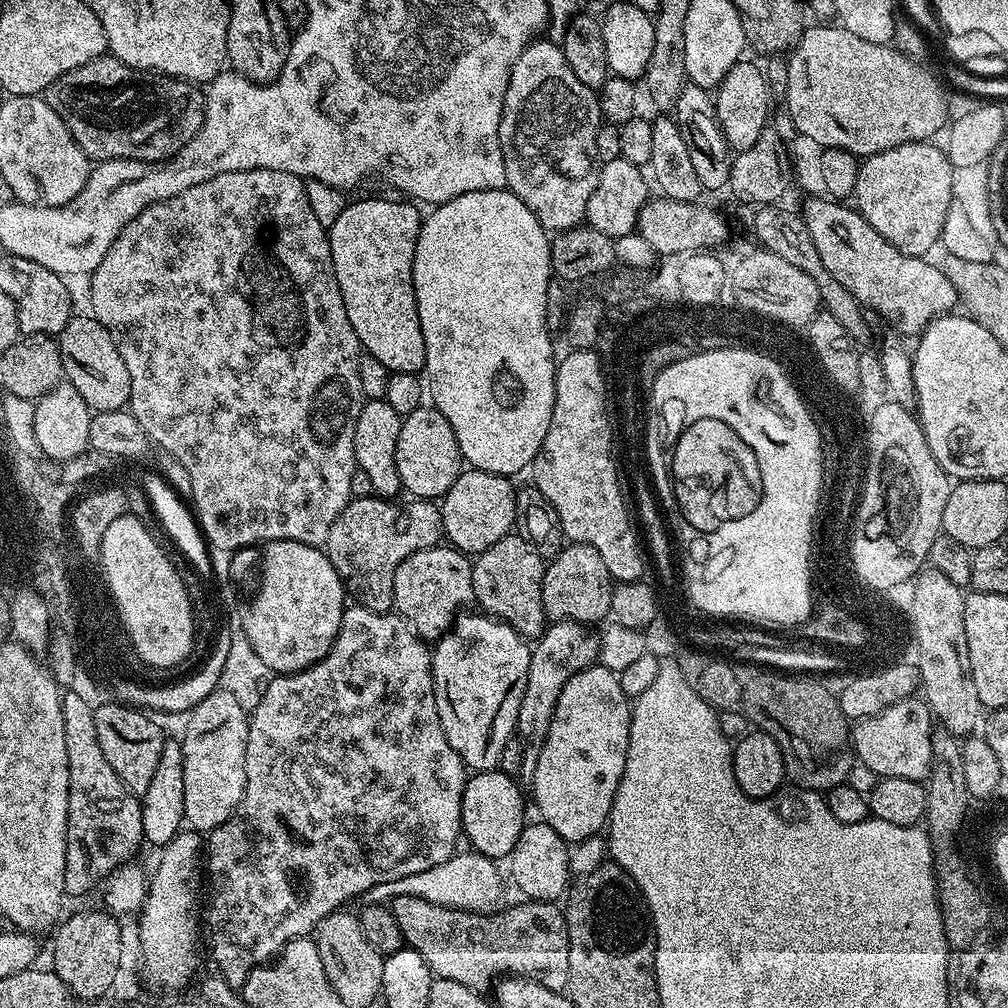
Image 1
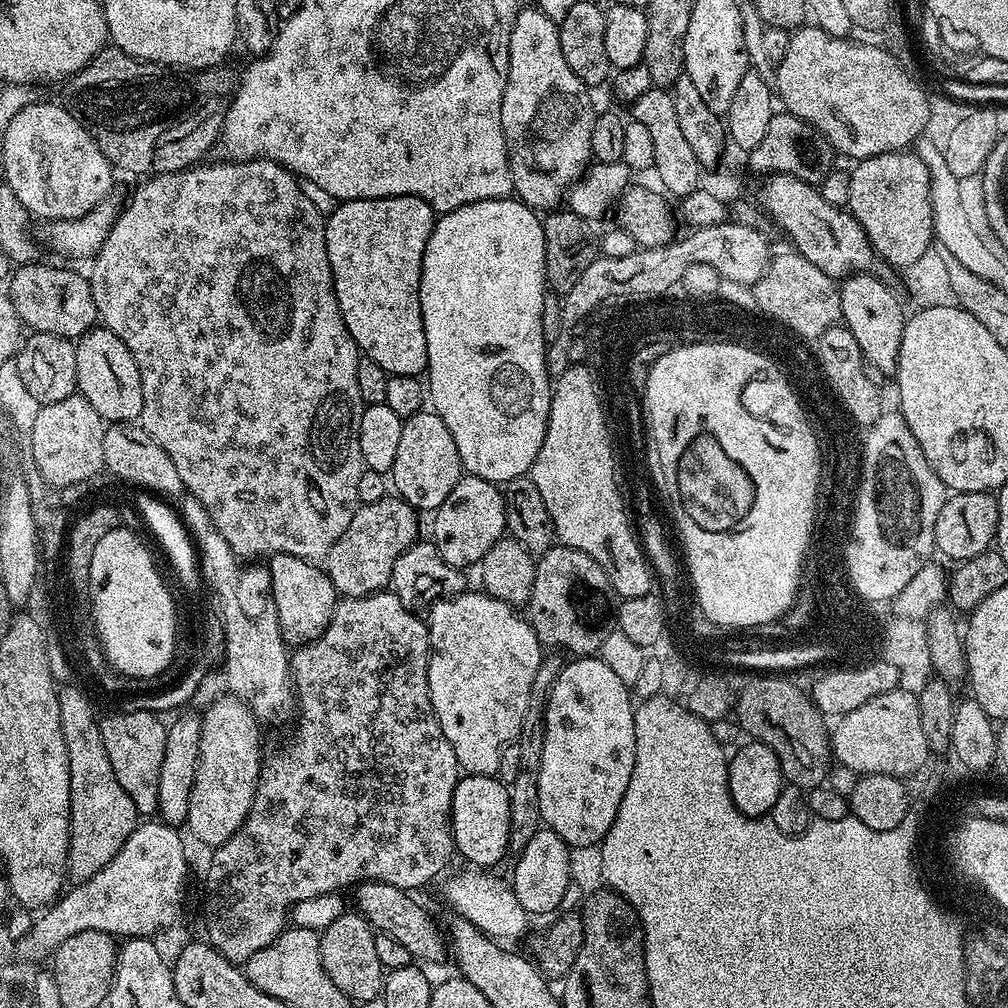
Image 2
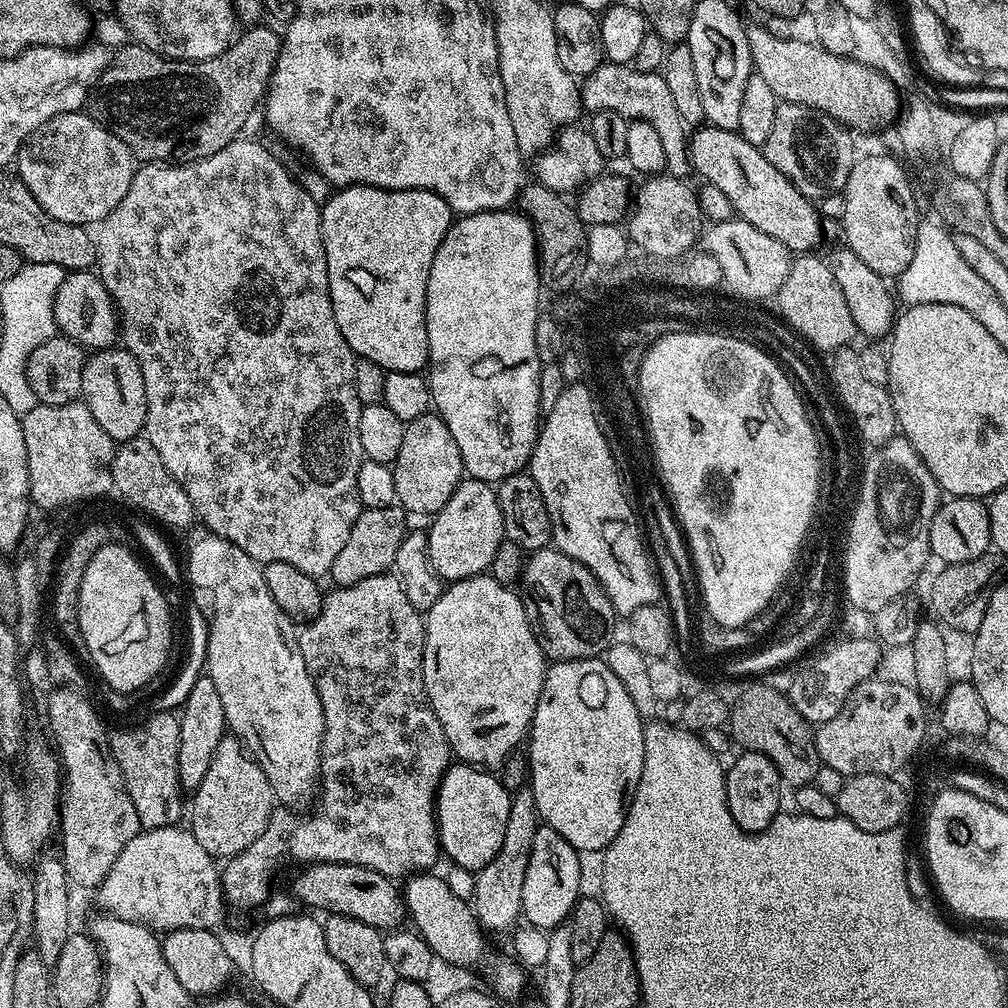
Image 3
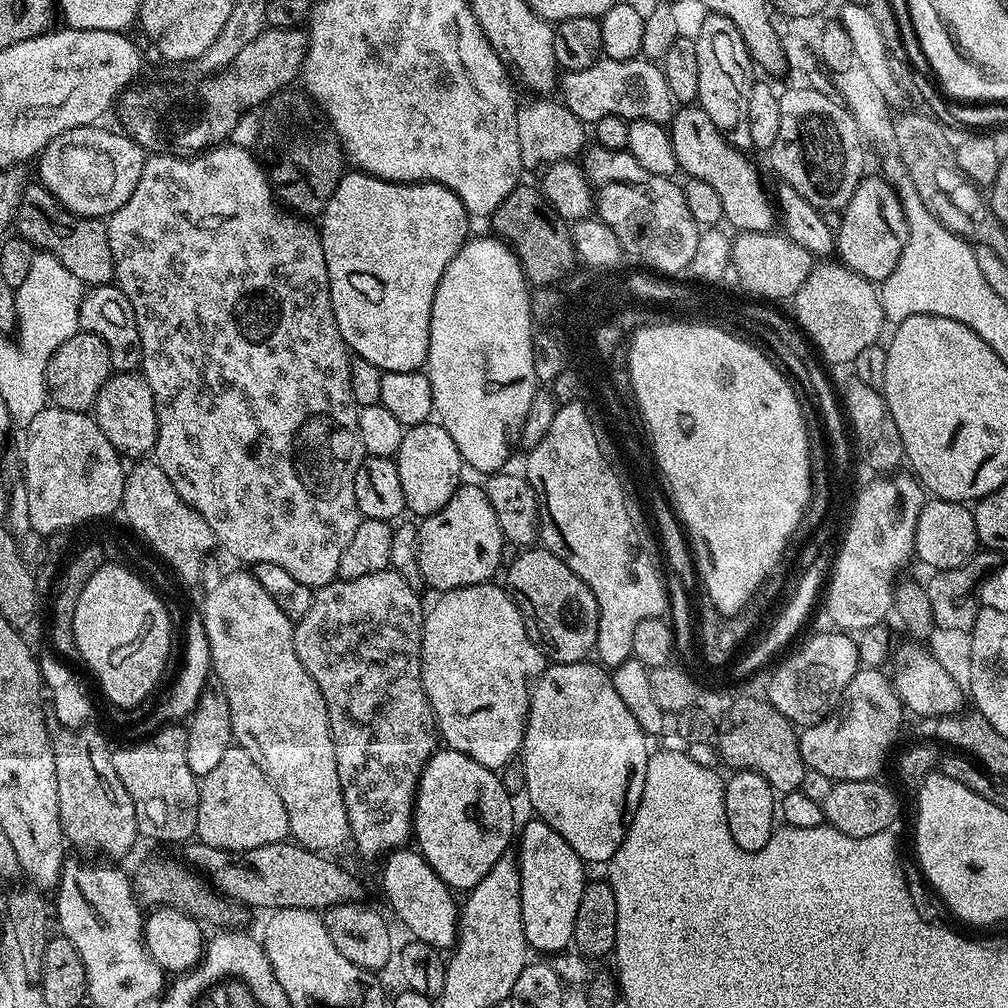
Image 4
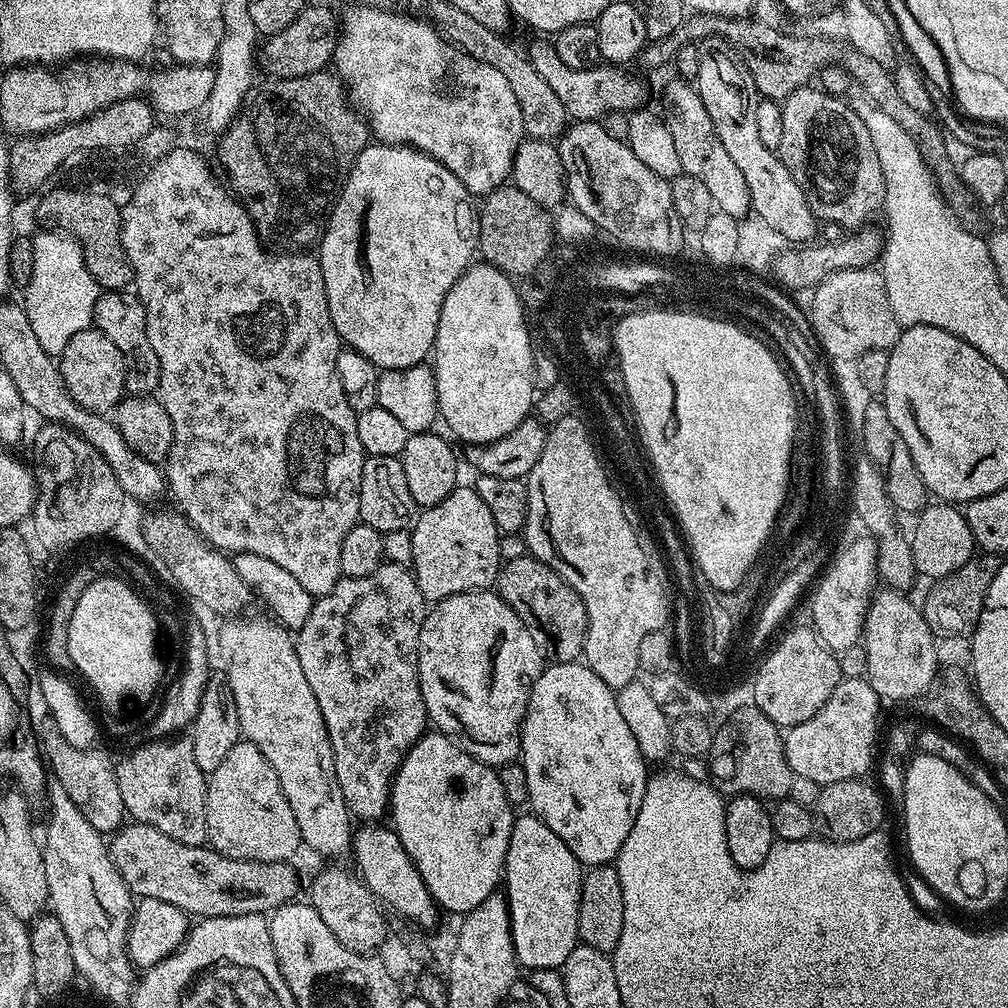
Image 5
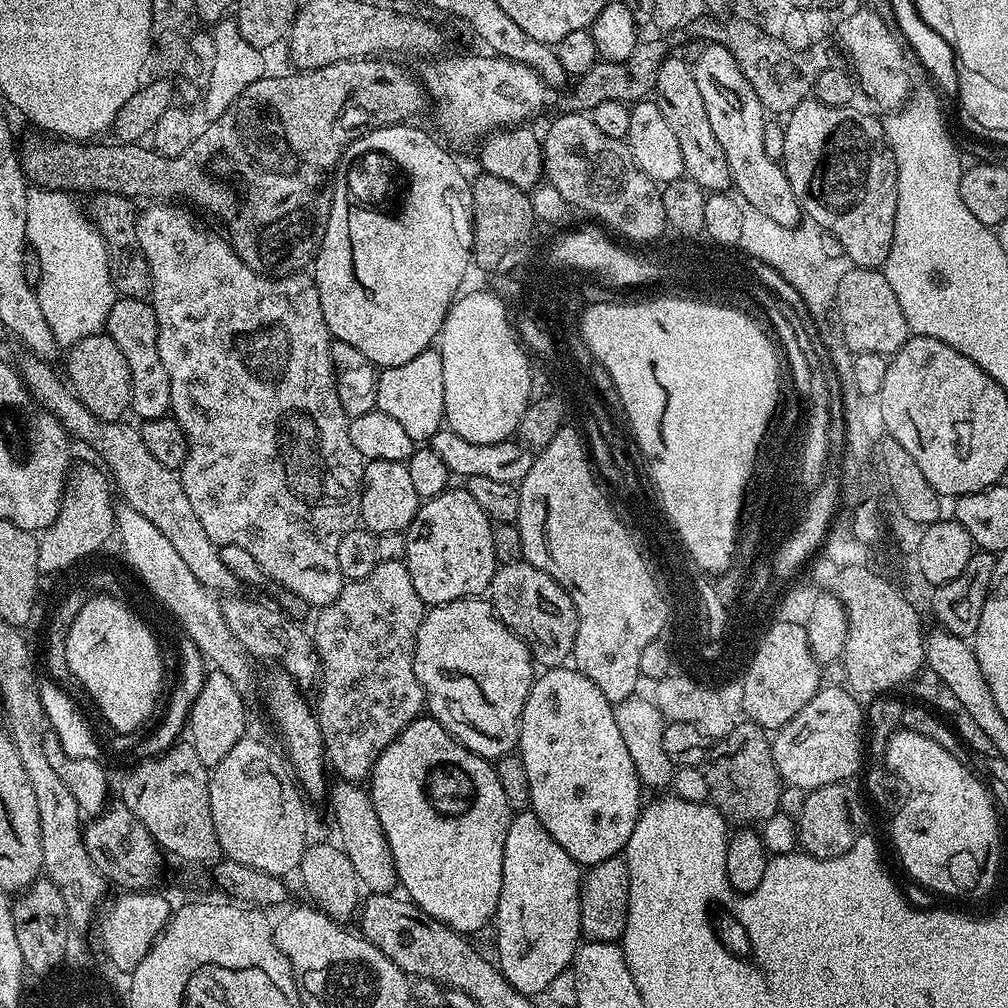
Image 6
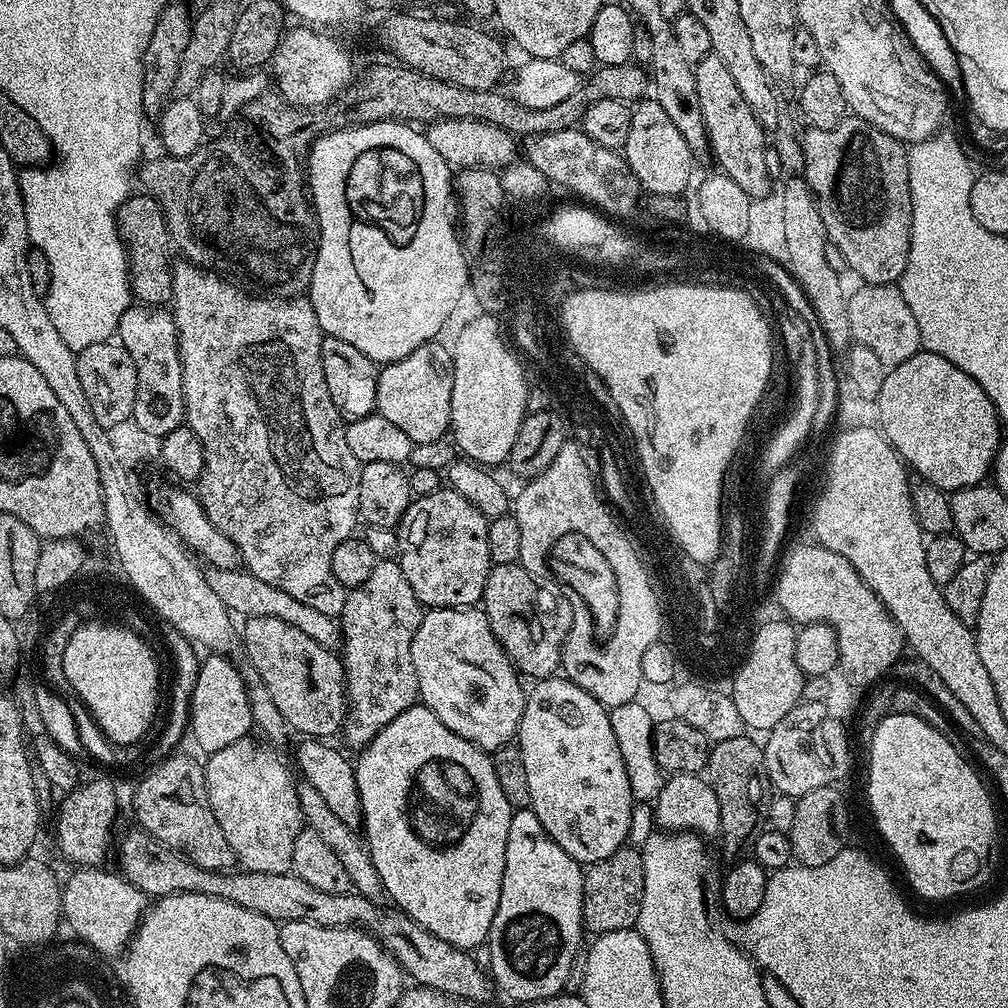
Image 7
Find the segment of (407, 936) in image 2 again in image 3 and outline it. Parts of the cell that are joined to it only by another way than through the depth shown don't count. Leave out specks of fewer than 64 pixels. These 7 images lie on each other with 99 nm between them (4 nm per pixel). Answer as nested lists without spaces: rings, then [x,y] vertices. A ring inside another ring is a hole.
[[[309,864],[297,872],[300,873],[293,878],[290,891],[305,909],[321,908],[324,914],[358,918],[358,922],[381,930],[401,927],[400,916],[402,920],[406,912],[401,889],[397,885],[395,888],[389,877],[378,874],[378,870],[357,864]]]

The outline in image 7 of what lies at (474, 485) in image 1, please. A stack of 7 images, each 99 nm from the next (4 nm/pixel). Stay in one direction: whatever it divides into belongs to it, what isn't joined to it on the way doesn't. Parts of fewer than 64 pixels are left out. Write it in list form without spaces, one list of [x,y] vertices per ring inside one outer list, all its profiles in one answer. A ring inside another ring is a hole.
[[[447,486],[411,501],[398,525],[398,563],[421,605],[466,608],[483,601],[488,570],[493,565],[490,550],[486,550],[488,521],[489,517]]]

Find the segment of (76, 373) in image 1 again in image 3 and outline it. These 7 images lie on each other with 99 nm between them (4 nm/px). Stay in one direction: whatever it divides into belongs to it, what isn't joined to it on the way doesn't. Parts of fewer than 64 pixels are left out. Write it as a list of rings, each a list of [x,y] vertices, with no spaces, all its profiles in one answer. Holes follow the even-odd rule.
[[[123,346],[115,348],[101,348],[93,351],[85,359],[82,370],[82,403],[94,414],[94,422],[106,430],[106,434],[114,442],[137,439],[143,433],[146,422],[146,386],[142,382],[142,370],[138,366],[138,358],[130,354]]]

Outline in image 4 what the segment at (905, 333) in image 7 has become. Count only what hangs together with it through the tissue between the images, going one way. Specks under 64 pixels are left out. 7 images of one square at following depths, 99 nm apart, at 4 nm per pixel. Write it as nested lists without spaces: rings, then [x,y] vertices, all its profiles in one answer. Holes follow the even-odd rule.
[[[820,262],[809,271],[806,282],[796,292],[790,301],[790,307],[796,311],[796,320],[800,323],[799,331],[810,341],[811,347],[823,359],[828,359],[832,364],[851,365],[861,350],[866,346],[877,343],[881,339],[880,331],[886,327],[884,311],[880,305],[880,294],[877,285],[860,276],[854,270],[850,270],[839,262]],[[830,306],[834,306],[834,312],[830,312]],[[830,320],[852,320],[860,322],[860,332],[848,332],[848,330],[834,330],[830,332]],[[824,356],[825,358],[824,358]]]

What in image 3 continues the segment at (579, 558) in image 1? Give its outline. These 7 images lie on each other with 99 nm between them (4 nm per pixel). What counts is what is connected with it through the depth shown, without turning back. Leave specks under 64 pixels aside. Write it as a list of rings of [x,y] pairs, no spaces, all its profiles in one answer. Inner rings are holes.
[[[555,546],[539,548],[538,551],[531,553],[524,561],[524,570],[520,574],[518,581],[519,587],[530,588],[528,578],[532,588],[536,590],[538,596],[538,606],[540,608],[524,608],[525,610],[540,610],[542,614],[529,618],[530,626],[534,638],[538,638],[538,646],[542,646],[545,657],[549,661],[557,660],[590,660],[599,657],[608,651],[608,645],[613,643],[612,627],[618,620],[618,614],[614,610],[606,590],[594,578],[594,574],[582,562],[570,558],[566,554],[559,552]]]

